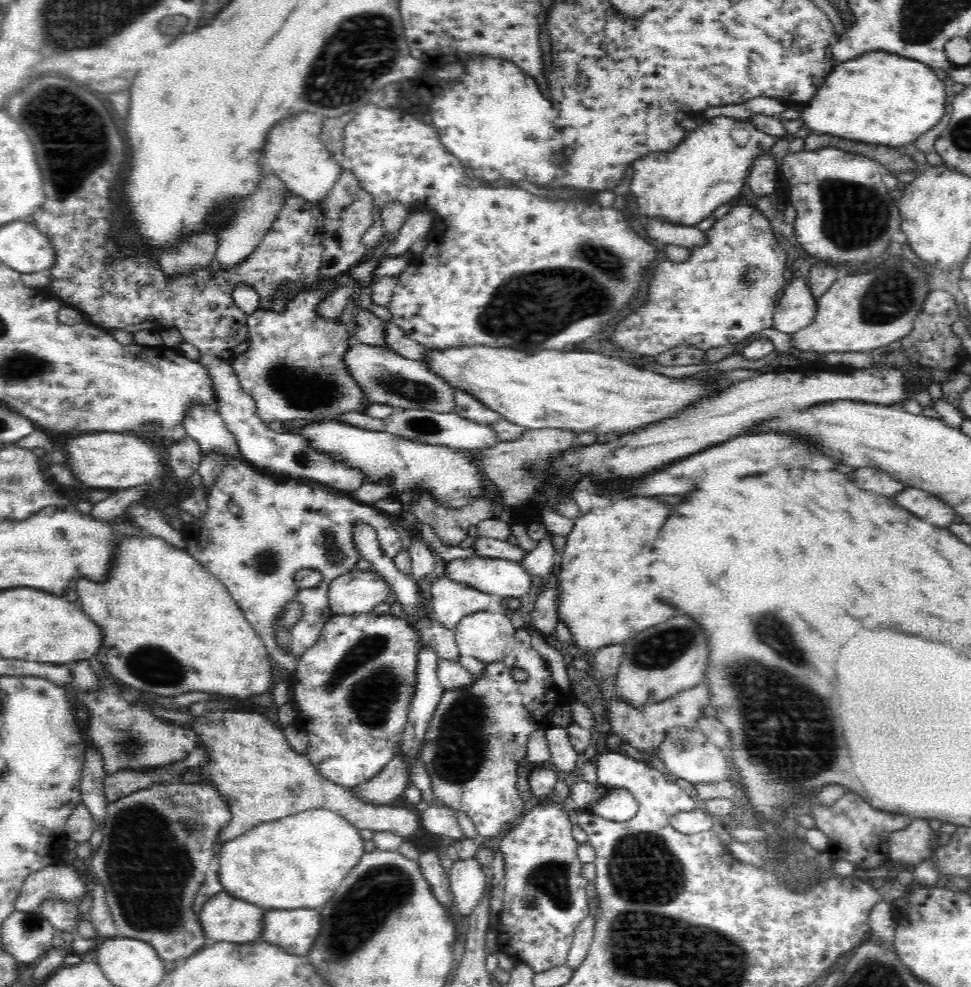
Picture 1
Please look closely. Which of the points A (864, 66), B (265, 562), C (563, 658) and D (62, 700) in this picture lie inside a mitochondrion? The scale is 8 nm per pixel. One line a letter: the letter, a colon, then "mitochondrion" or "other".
A: other
B: mitochondrion
C: other
D: other

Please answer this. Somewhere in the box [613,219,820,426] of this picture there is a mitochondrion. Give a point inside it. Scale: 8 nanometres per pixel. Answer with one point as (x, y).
(745, 279)

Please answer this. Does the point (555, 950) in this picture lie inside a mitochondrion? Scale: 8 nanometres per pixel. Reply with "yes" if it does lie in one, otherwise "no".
no

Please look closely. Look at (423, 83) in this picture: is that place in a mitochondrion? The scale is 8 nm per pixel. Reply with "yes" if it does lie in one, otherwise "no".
no

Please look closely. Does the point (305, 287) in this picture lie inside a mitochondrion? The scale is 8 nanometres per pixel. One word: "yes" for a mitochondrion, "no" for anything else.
no

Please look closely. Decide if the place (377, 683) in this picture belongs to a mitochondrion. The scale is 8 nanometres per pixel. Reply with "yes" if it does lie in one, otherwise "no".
yes

